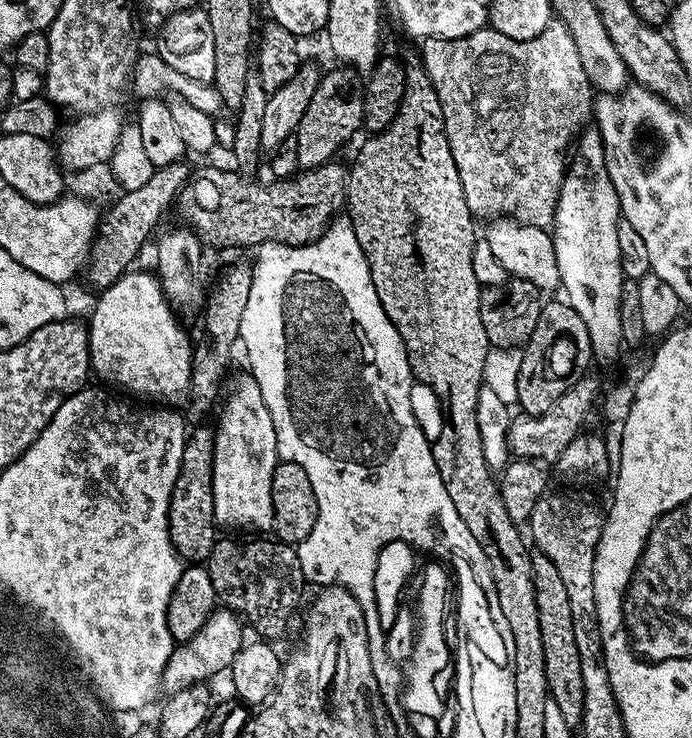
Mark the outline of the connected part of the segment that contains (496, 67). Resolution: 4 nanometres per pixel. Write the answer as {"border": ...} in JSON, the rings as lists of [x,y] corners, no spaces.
{"border":[[[553,19],[551,24],[538,34],[538,38],[515,40],[506,38],[506,34],[498,34],[490,26],[477,30],[474,34],[466,34],[462,38],[430,38],[423,41],[424,57],[422,63],[434,90],[438,94],[438,102],[442,102],[442,114],[446,126],[446,138],[450,142],[450,150],[454,154],[454,166],[458,166],[458,178],[462,178],[462,190],[466,194],[466,206],[470,206],[473,217],[488,216],[516,220],[526,226],[551,229],[556,219],[556,203],[560,197],[560,187],[564,181],[566,165],[570,160],[570,149],[580,133],[585,131],[594,112],[594,89],[582,66],[582,58],[578,58],[578,46],[574,46],[574,38],[563,20]]]}

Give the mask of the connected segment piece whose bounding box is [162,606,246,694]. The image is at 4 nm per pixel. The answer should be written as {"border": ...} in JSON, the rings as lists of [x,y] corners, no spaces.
{"border":[[[217,607],[216,611],[210,614],[210,618],[206,618],[206,626],[202,626],[202,630],[194,634],[194,638],[177,643],[173,647],[166,662],[163,691],[171,694],[191,684],[211,681],[211,676],[216,676],[219,672],[227,673],[245,643],[244,630],[246,631],[245,625],[239,616],[226,607]]]}

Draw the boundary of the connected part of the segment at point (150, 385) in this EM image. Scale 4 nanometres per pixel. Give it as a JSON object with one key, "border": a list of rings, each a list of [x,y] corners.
{"border":[[[129,270],[120,276],[113,284],[103,289],[99,293],[100,301],[96,304],[96,309],[92,312],[92,317],[86,320],[88,330],[88,353],[90,354],[90,368],[93,373],[96,372],[108,384],[117,384],[120,388],[125,388],[128,392],[133,392],[136,396],[145,396],[145,401],[151,402],[156,406],[184,406],[188,403],[188,391],[191,384],[191,362],[193,341],[188,341],[188,336],[184,333],[182,325],[176,321],[176,316],[172,313],[173,305],[164,296],[164,287],[160,284],[159,279],[151,271]]]}

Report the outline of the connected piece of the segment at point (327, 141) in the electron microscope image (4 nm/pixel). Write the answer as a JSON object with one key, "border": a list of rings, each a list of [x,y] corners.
{"border":[[[347,66],[335,67],[321,75],[314,90],[314,98],[310,98],[310,106],[306,106],[306,114],[302,114],[302,122],[298,122],[294,133],[298,162],[304,170],[329,163],[335,157],[332,155],[364,127],[364,85],[361,73]]]}

